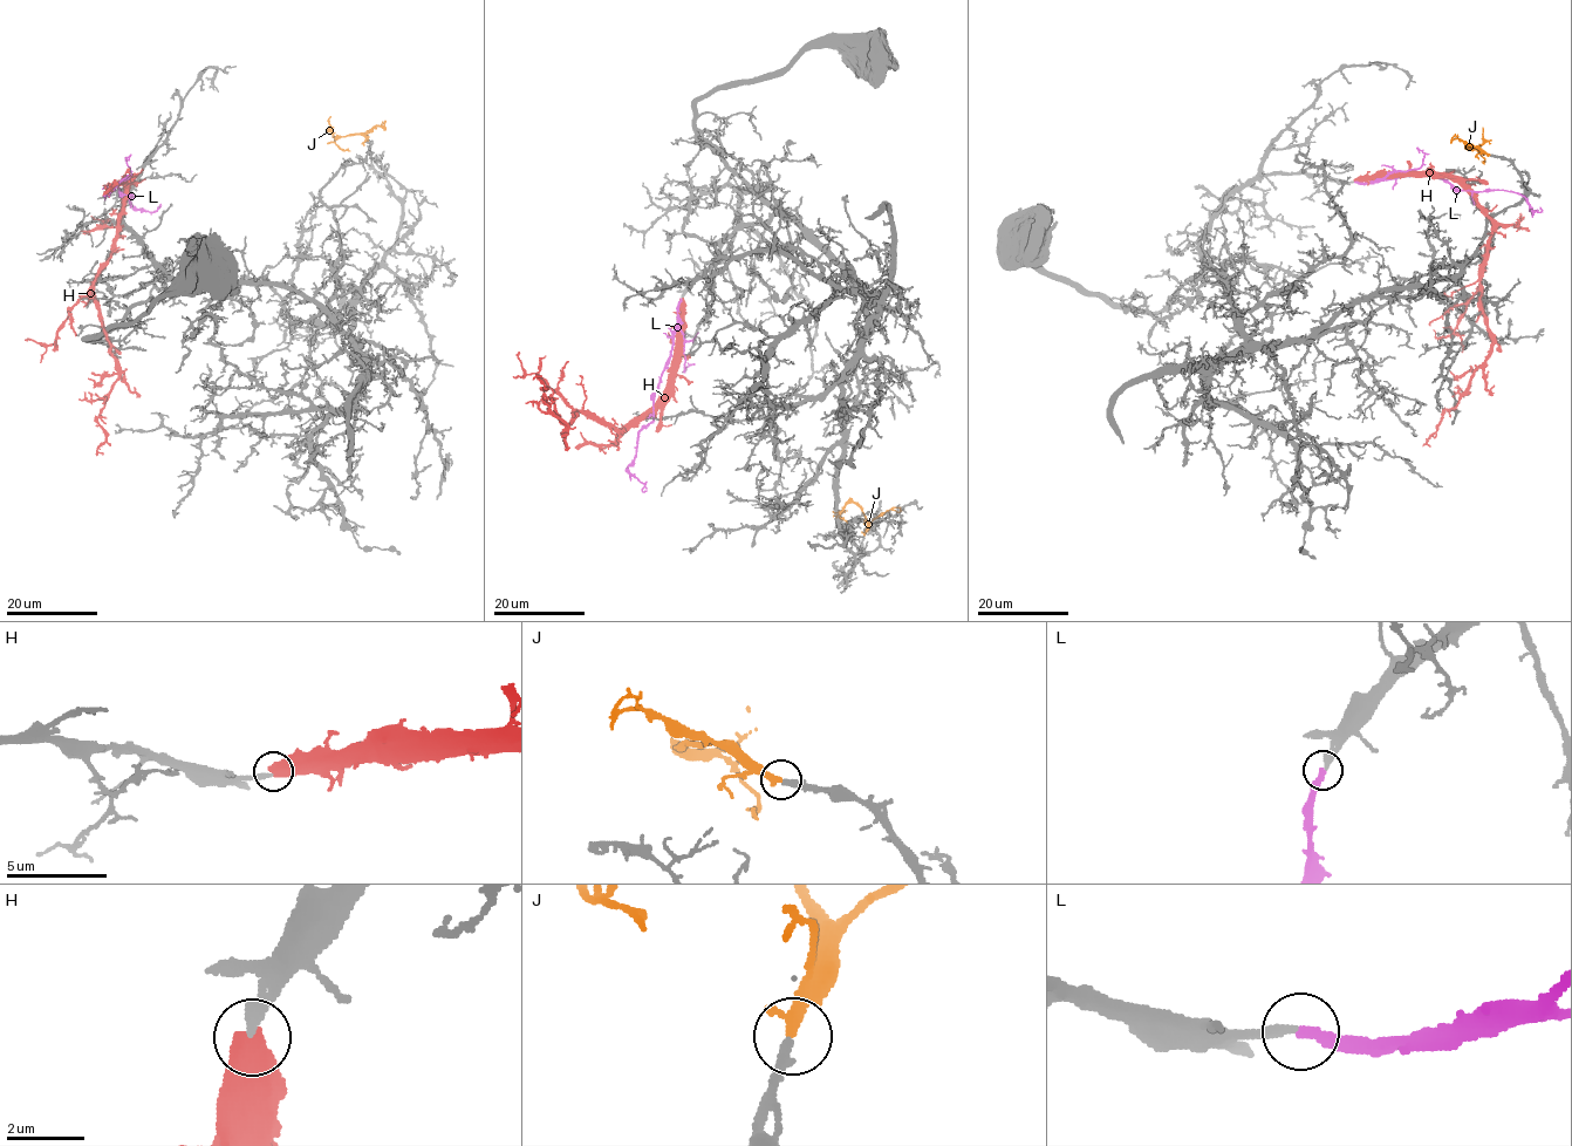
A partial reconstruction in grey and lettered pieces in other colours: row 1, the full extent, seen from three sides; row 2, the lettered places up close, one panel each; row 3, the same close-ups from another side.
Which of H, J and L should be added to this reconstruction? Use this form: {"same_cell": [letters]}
{"same_cell": ["J", "L"]}

